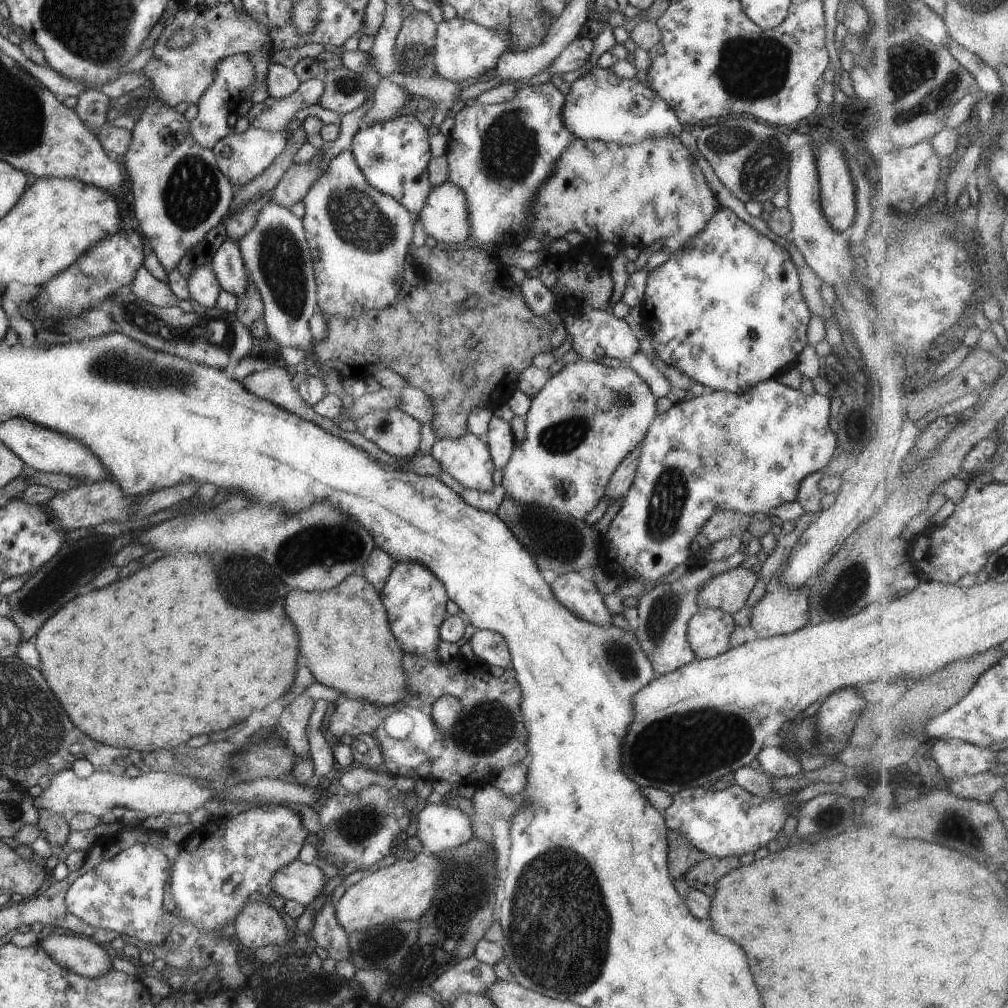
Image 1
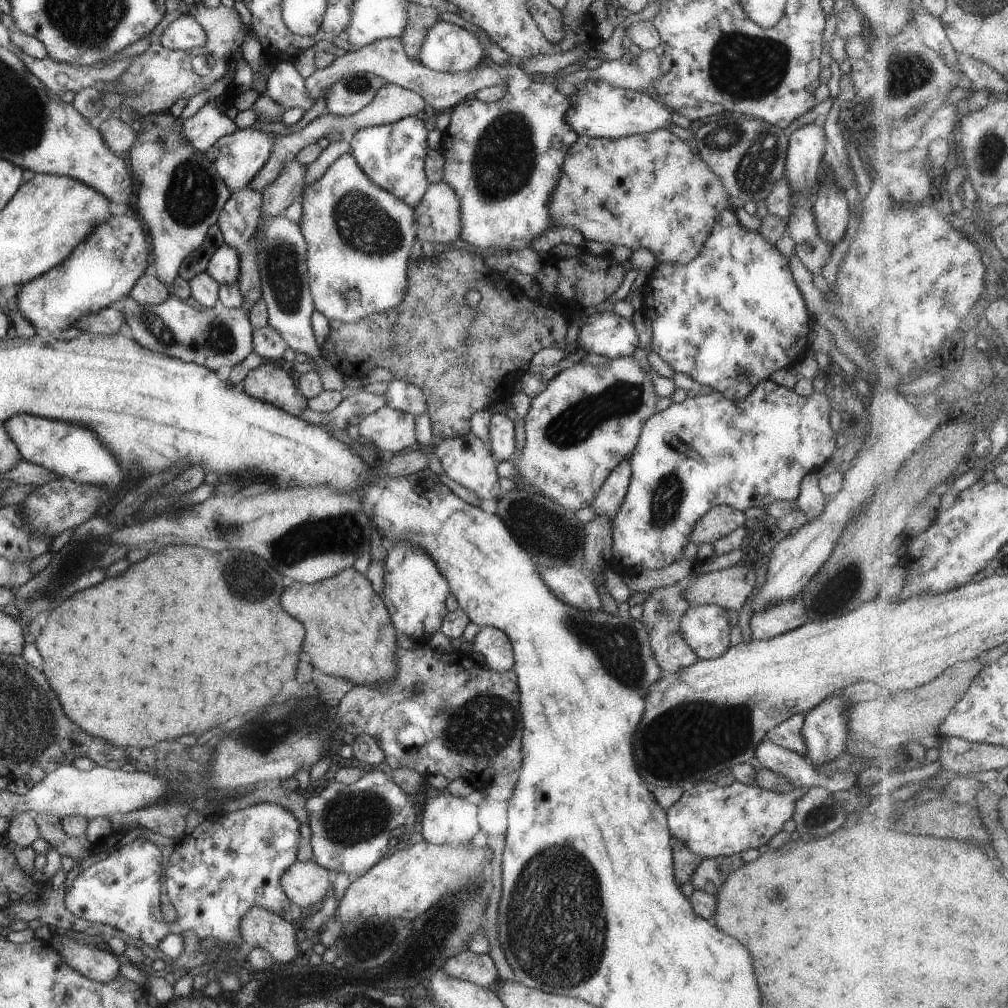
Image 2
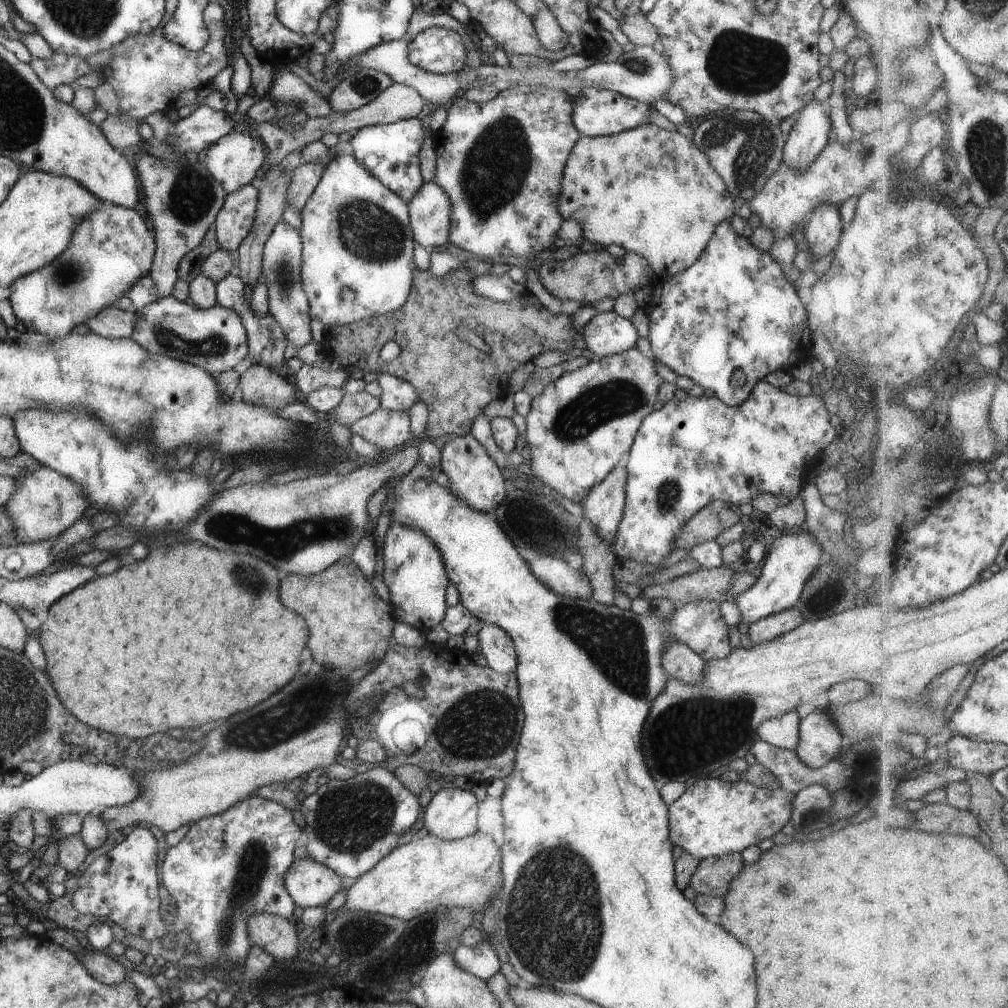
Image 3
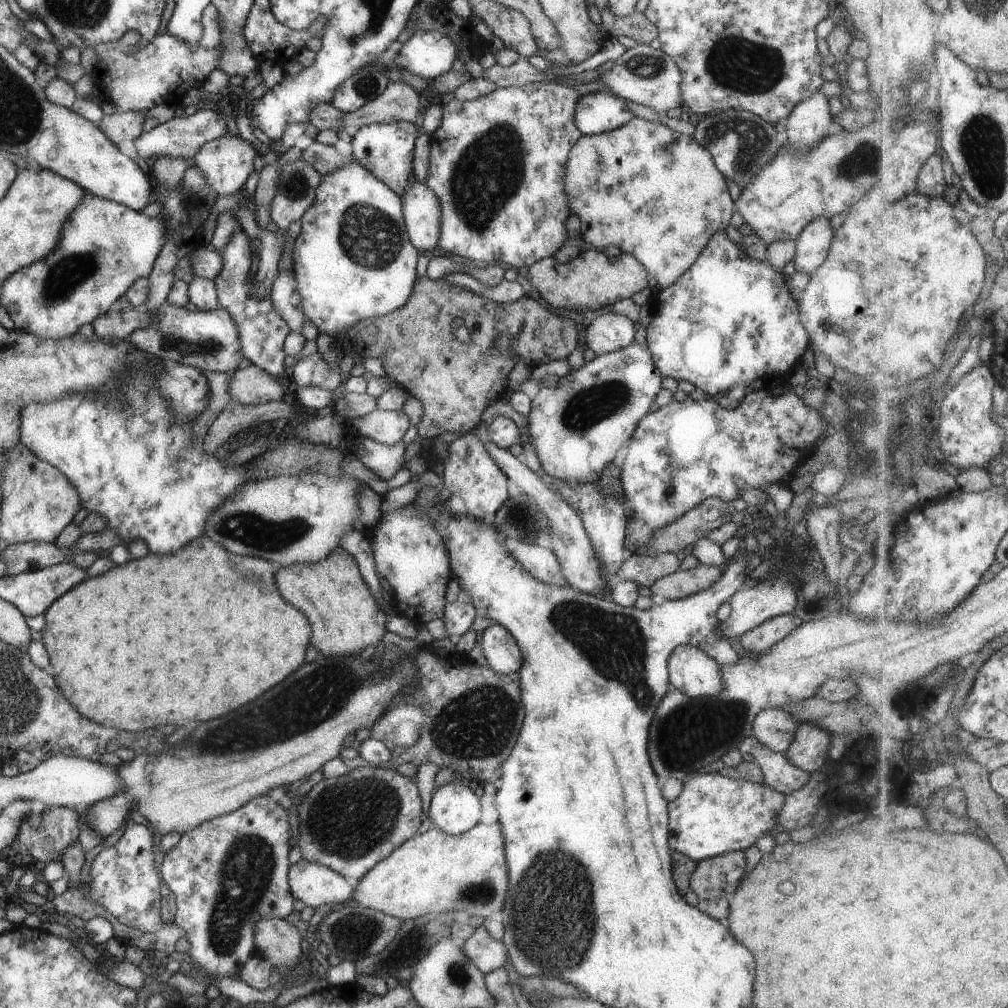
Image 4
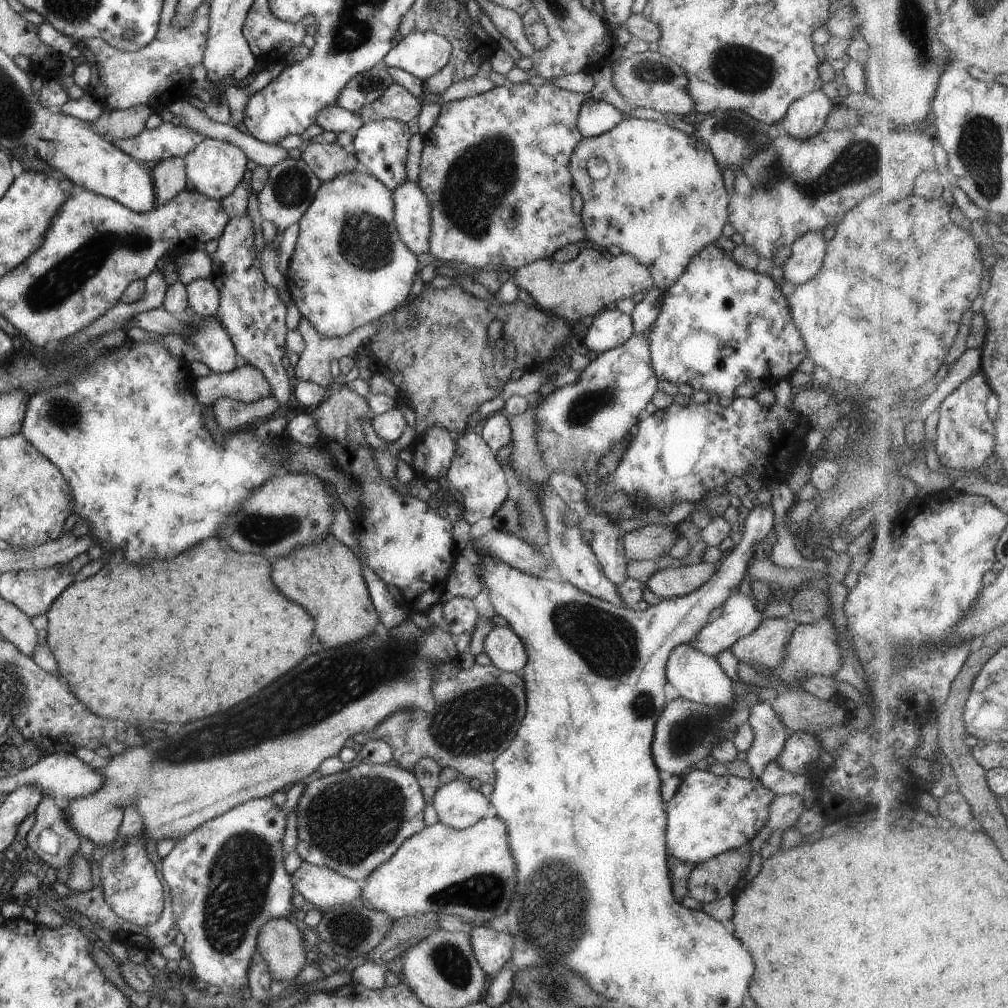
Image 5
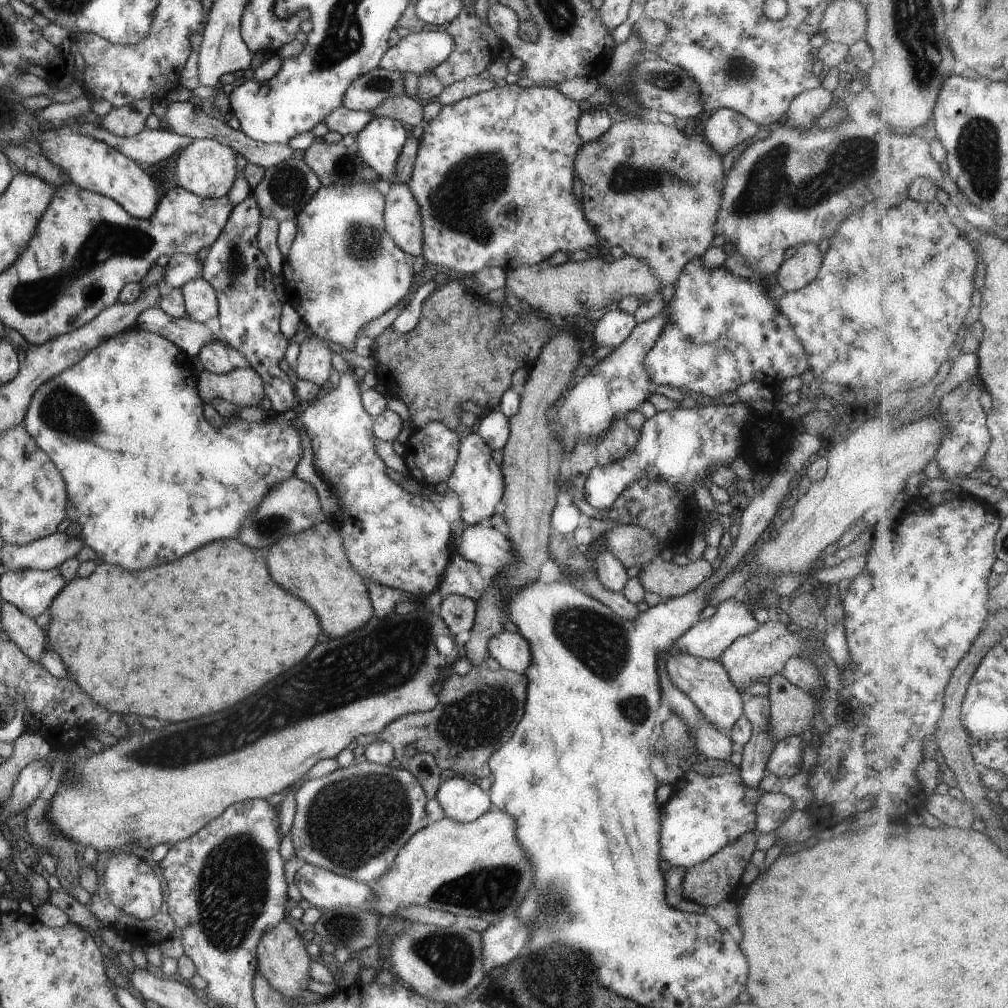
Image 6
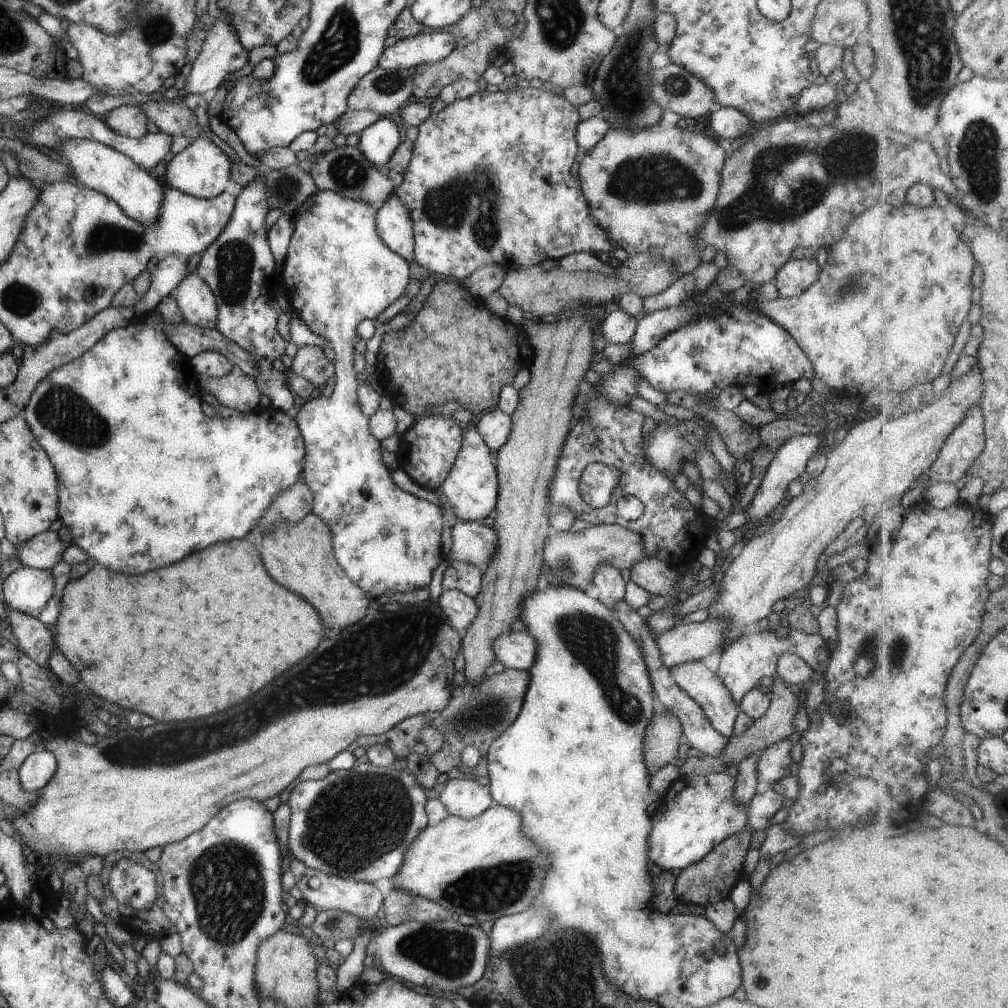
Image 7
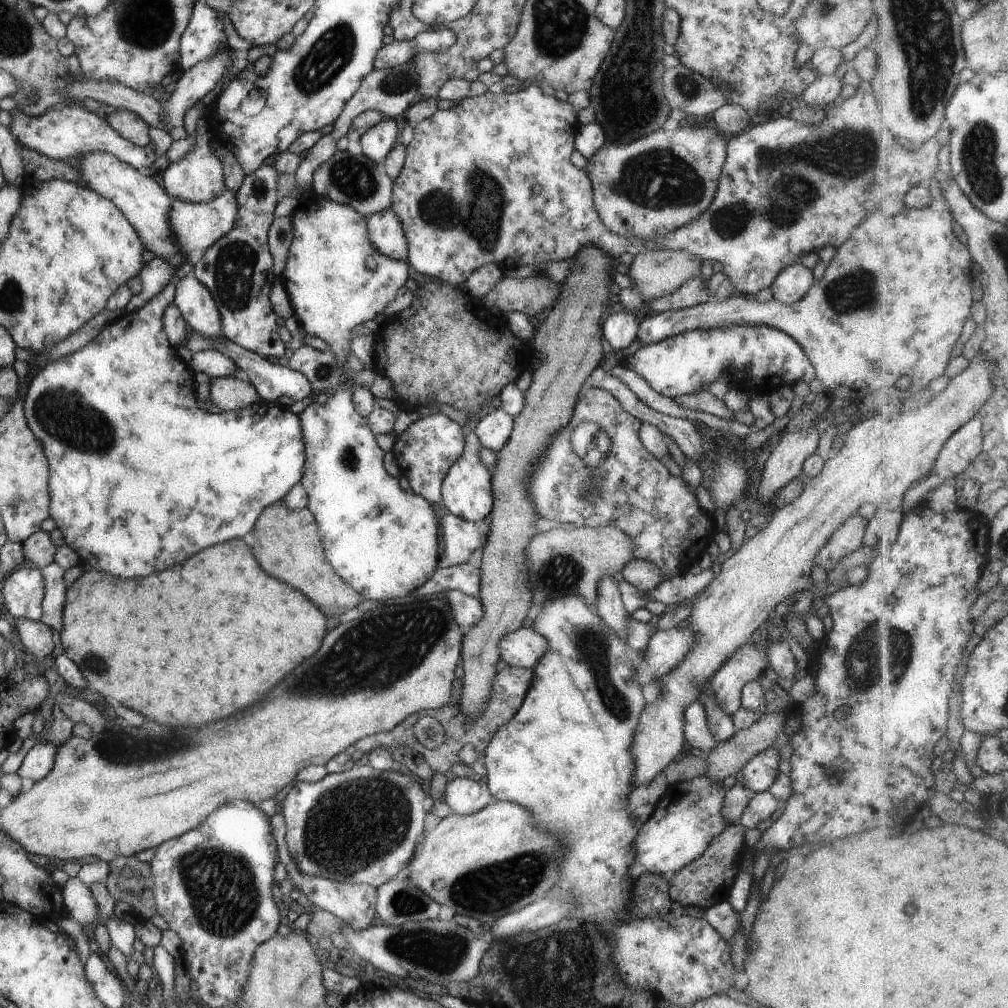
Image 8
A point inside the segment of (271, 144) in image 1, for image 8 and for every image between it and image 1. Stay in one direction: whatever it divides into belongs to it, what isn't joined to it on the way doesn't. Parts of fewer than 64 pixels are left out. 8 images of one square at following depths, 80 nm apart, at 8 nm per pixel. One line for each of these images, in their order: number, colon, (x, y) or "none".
2: (237, 156)
3: (232, 160)
4: (226, 162)
5: (213, 168)
6: (207, 168)
7: (201, 169)
8: (196, 177)

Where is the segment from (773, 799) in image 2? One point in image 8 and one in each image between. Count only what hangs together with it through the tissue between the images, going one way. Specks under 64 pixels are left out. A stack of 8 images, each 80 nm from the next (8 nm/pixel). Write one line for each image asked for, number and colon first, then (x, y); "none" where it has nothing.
3: (711, 818)
4: (712, 815)
5: (708, 814)
6: (704, 813)
7: (695, 813)
8: (687, 816)

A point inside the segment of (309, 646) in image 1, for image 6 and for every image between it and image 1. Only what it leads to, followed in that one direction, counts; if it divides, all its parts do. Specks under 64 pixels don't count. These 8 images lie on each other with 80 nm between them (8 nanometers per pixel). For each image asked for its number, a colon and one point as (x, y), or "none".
2: (348, 633)
3: (349, 624)
4: (345, 619)
5: (326, 579)
6: (312, 565)

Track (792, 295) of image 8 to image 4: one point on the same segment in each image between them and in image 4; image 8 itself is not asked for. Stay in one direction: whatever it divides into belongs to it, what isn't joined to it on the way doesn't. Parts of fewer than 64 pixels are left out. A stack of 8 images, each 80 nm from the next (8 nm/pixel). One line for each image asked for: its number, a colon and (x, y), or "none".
4: (813, 242)
5: (807, 250)
6: (801, 267)
7: (795, 275)

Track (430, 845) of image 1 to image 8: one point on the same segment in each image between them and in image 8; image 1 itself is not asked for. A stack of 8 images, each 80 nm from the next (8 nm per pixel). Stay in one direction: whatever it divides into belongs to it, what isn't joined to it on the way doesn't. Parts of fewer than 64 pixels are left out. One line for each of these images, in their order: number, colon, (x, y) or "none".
2: (446, 820)
3: (450, 814)
4: (453, 808)
5: (457, 805)
6: (460, 800)
7: (463, 797)
8: (464, 796)

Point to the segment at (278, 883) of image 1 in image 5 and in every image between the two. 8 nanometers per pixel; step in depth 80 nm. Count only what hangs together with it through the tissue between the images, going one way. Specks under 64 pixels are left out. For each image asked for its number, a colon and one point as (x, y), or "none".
2: (304, 883)
3: (308, 883)
4: (315, 885)
5: (321, 887)

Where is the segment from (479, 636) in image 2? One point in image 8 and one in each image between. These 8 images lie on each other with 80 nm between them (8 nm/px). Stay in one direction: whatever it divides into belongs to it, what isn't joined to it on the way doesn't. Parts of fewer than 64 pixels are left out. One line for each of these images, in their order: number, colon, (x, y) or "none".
3: (494, 643)
4: (500, 649)
5: (504, 648)
6: (511, 651)
7: (515, 650)
8: (522, 648)

